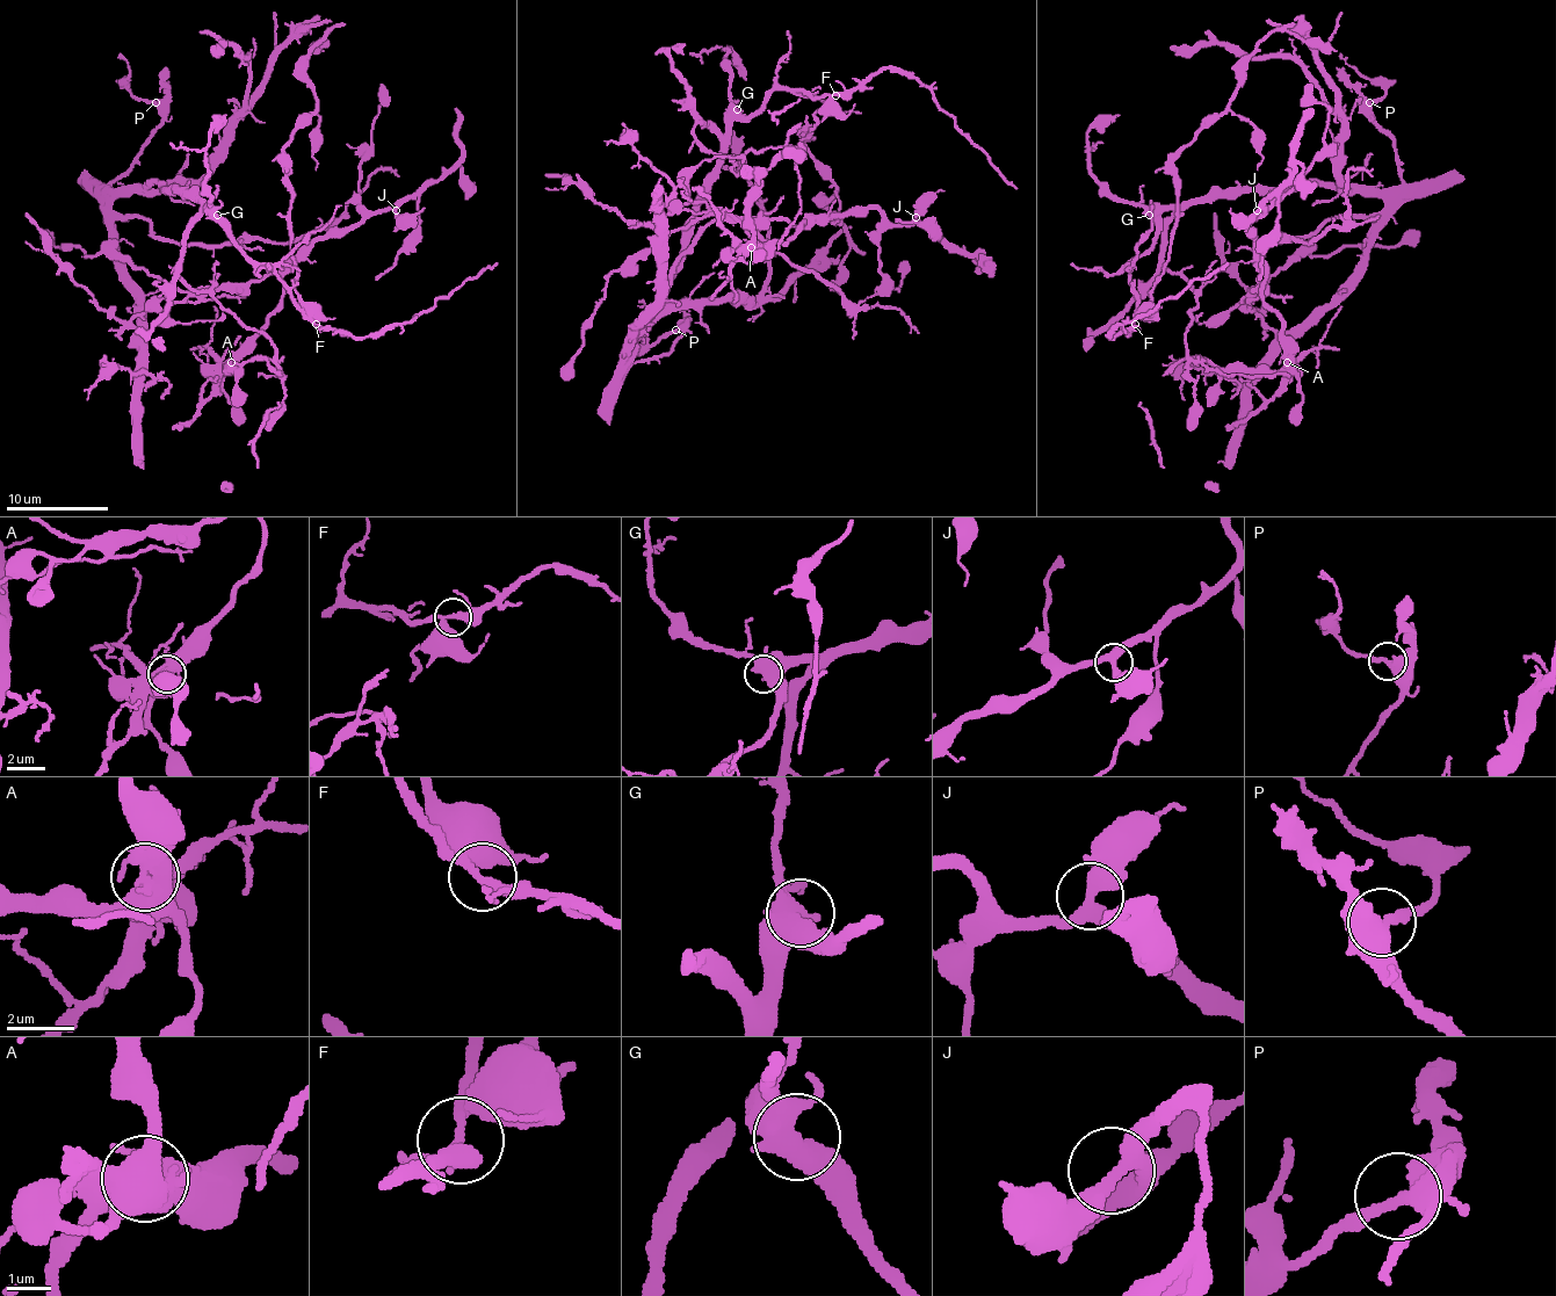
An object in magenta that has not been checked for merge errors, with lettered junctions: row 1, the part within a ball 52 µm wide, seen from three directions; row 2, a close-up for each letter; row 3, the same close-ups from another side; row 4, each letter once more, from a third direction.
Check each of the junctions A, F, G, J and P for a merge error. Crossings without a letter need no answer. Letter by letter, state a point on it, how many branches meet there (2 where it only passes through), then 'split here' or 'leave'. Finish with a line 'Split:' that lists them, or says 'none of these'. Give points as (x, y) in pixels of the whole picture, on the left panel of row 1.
A: place (231, 362); branches 5; split here
F: place (316, 324); branches 3; split here
G: place (217, 215); branches 4; leave
J: place (396, 210); branches 3; leave
P: place (156, 102); branches 2; leave
Split: A, F

